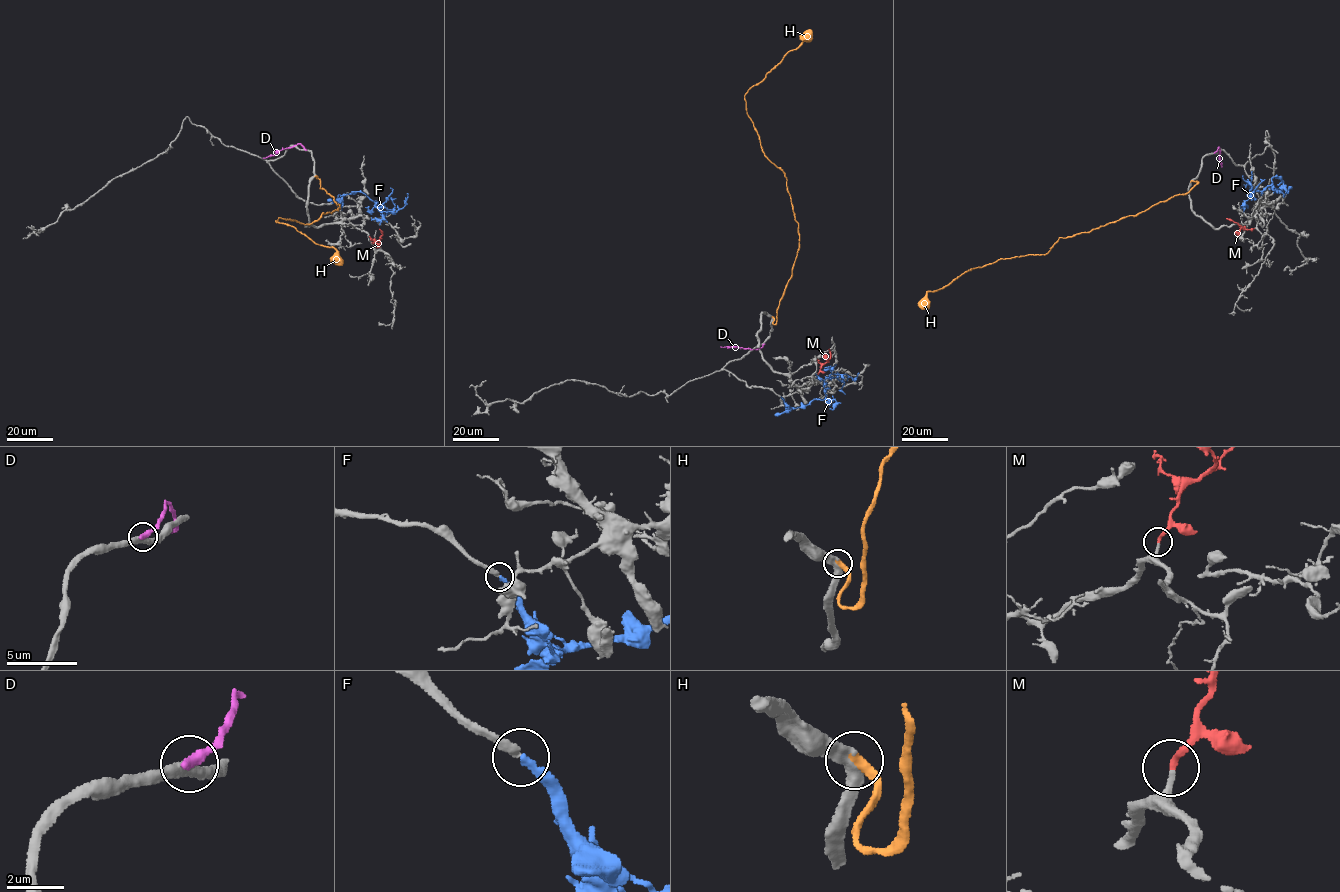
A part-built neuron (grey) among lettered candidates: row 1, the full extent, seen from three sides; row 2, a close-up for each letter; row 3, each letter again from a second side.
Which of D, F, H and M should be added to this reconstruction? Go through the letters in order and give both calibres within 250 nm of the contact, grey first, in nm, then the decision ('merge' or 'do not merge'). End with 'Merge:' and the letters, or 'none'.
D: calibres 360 and 400 nm; do not merge
F: calibres 360 and 240 nm; merge
H: calibres 380 and 320 nm; merge
M: calibres 240 and 240 nm; merge
Merge: F, H, M

